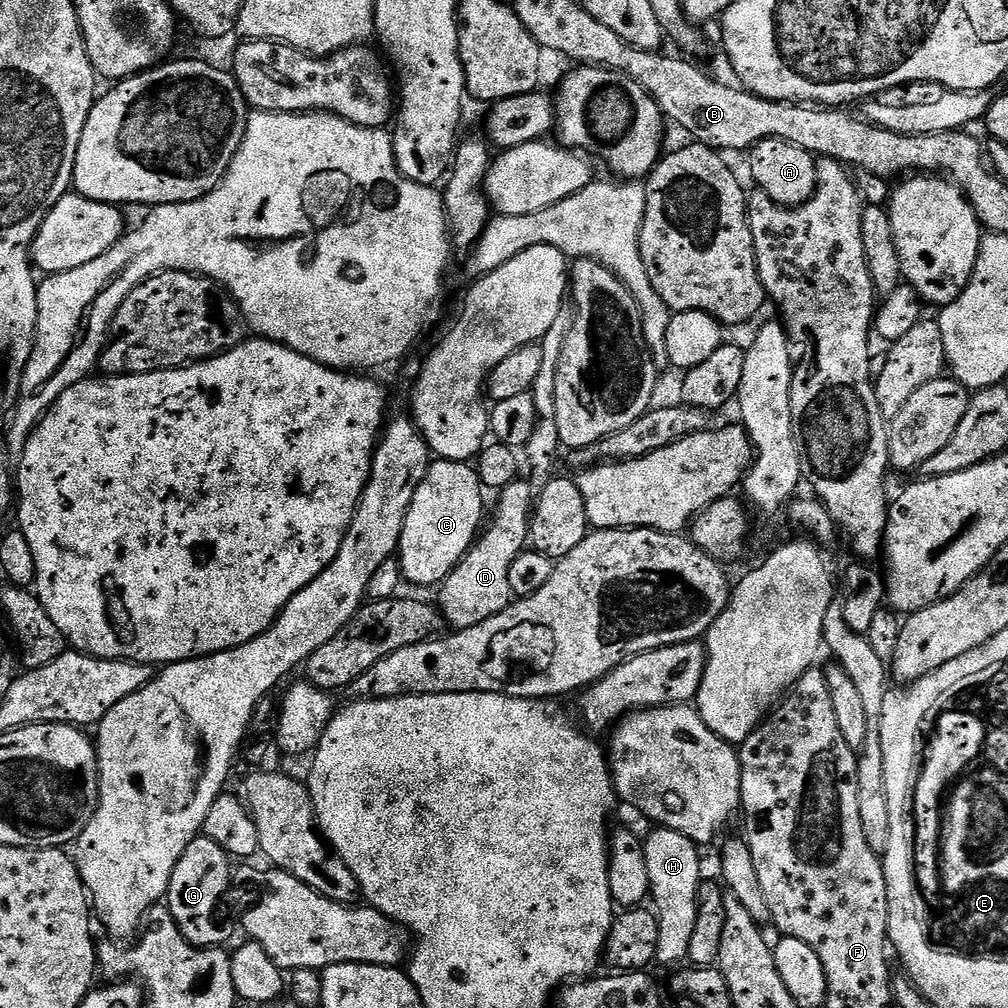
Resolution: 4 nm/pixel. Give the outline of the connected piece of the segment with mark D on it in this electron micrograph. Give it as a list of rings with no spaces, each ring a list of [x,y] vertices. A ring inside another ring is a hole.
[[[517,478],[506,487],[499,489],[500,501],[497,502],[493,512],[491,509],[490,519],[487,521],[486,527],[477,535],[472,547],[457,564],[456,569],[439,585],[440,604],[438,603],[438,612],[443,623],[445,620],[446,623],[452,624],[448,626],[453,629],[459,630],[478,626],[482,622],[486,622],[486,618],[506,610],[508,605],[512,603],[514,597],[510,590],[510,562],[514,562],[514,558],[518,558],[518,554],[529,547],[528,527],[532,521],[534,502],[530,498],[527,484],[527,479]]]

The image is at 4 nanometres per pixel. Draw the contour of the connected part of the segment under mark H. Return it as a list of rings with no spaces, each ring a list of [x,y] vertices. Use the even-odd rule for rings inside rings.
[[[661,828],[651,829],[653,832],[643,837],[646,854],[646,870],[650,878],[650,900],[654,905],[658,922],[658,950],[655,963],[672,964],[675,960],[688,960],[690,940],[698,918],[698,898],[702,877],[700,877],[701,849],[690,838],[678,834],[678,830]]]

